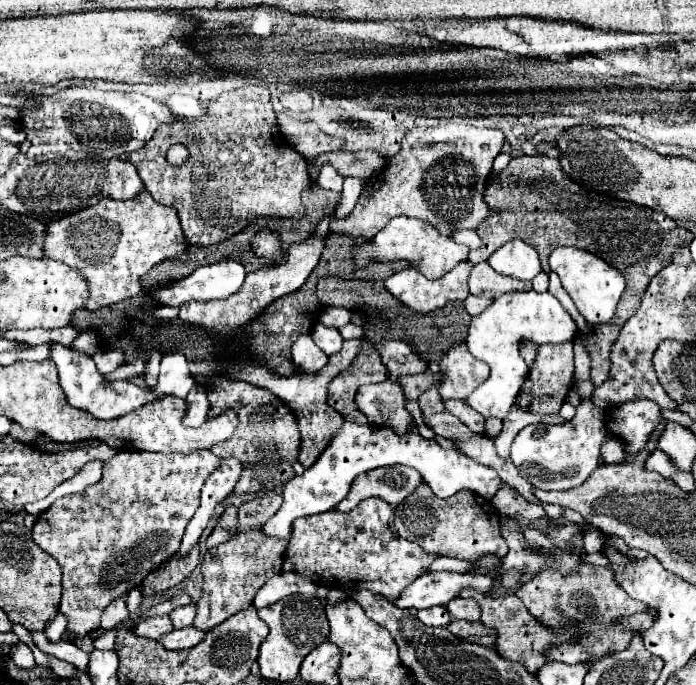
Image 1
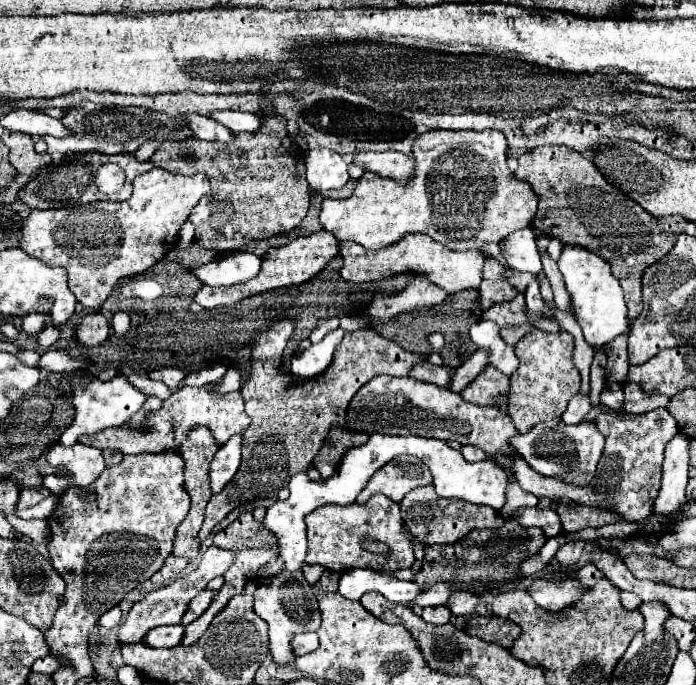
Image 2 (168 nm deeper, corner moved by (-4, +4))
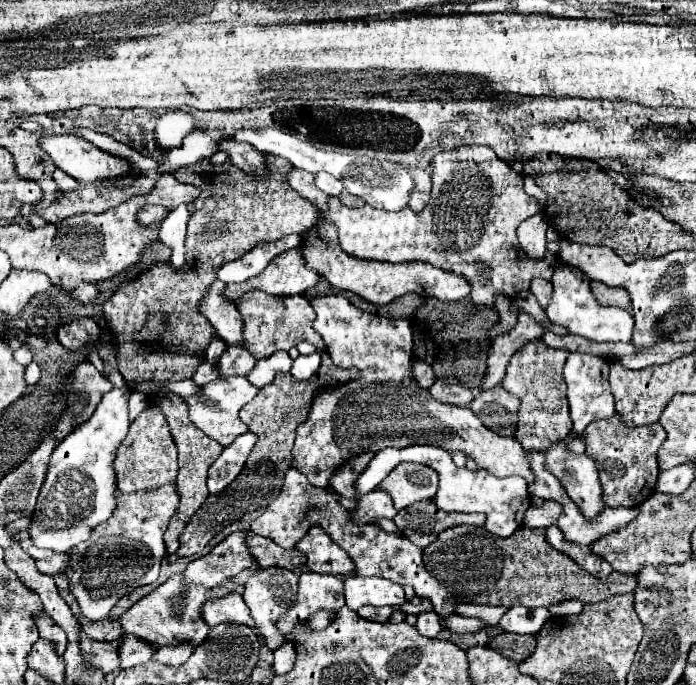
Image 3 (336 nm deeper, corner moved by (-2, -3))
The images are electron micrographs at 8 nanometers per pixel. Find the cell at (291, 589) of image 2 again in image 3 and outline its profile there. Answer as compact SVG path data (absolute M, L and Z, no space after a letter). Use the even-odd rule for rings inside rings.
M257 568L255 576L251 576L245 582L243 600L251 610L255 626L267 636L267 648L269 650L277 650L283 644L283 638L273 638L273 636L277 636L275 624L277 624L279 616L293 606L295 596L297 596L297 580L299 580L299 576L295 572L285 570L285 568Z

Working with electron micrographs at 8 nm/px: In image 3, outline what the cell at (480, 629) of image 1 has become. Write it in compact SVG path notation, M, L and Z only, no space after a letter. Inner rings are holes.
M509 634L509 640L501 640L501 638L491 640L489 646L499 650L505 658L521 664L535 650L535 636L531 636L531 634Z

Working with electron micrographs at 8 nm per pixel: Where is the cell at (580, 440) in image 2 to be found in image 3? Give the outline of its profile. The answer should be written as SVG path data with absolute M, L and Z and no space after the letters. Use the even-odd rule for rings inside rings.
M563 442L553 444L545 452L545 458L549 472L559 478L567 496L577 504L581 514L589 520L597 518L597 514L605 510L605 502L601 498L603 490L599 484L595 460L585 454L569 454Z

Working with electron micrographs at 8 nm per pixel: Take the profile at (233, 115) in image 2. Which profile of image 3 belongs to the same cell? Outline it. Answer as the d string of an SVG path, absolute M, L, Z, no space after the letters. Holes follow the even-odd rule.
M263 128L263 130L239 130L235 134L237 142L249 142L251 146L255 146L259 152L267 152L273 156L281 156L287 158L295 168L307 170L307 172L327 172L331 176L335 176L337 180L341 180L345 184L345 188L363 198L369 206L377 208L377 210L401 210L409 206L409 192L413 190L413 180L411 176L397 164L391 160L373 160L373 158L361 158L359 153L354 150L344 152L322 151L309 142L301 142L291 134L279 132L275 128Z

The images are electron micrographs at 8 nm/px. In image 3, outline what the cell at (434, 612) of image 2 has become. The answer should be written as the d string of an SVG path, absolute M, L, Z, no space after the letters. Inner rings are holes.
M421 612L417 616L417 632L427 638L435 638L441 632L441 622L435 612Z

